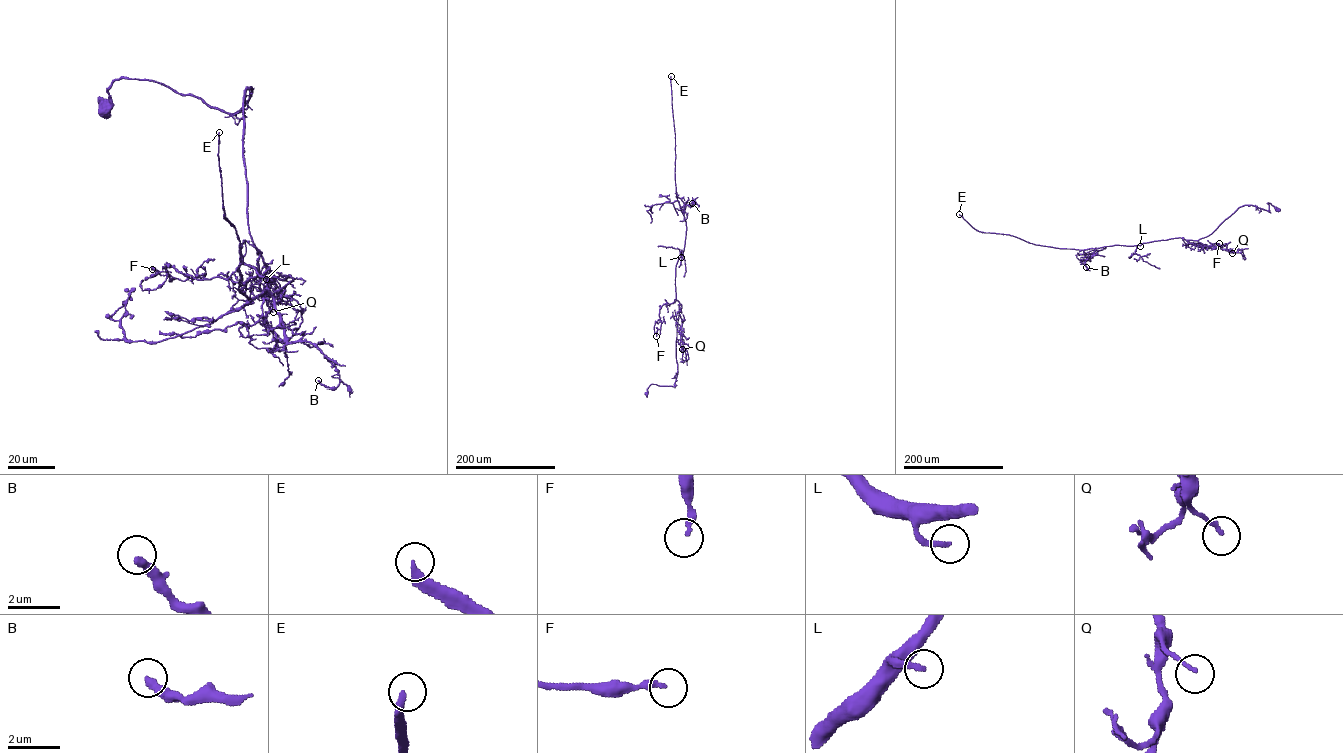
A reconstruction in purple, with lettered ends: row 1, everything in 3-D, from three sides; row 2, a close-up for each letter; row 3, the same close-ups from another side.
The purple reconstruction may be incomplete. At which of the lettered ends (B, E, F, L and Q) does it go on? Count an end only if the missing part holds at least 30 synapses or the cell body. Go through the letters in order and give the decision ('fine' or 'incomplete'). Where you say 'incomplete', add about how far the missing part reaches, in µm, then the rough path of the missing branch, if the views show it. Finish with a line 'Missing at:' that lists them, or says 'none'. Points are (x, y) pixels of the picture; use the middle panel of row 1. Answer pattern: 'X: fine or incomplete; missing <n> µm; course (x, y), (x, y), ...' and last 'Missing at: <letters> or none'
B: fine
E: incomplete; missing 350 µm
F: fine
L: incomplete; missing 100 µm; course (681, 257), (672, 258), (666, 252), (656, 265)
Q: fine
Missing at: E, L

